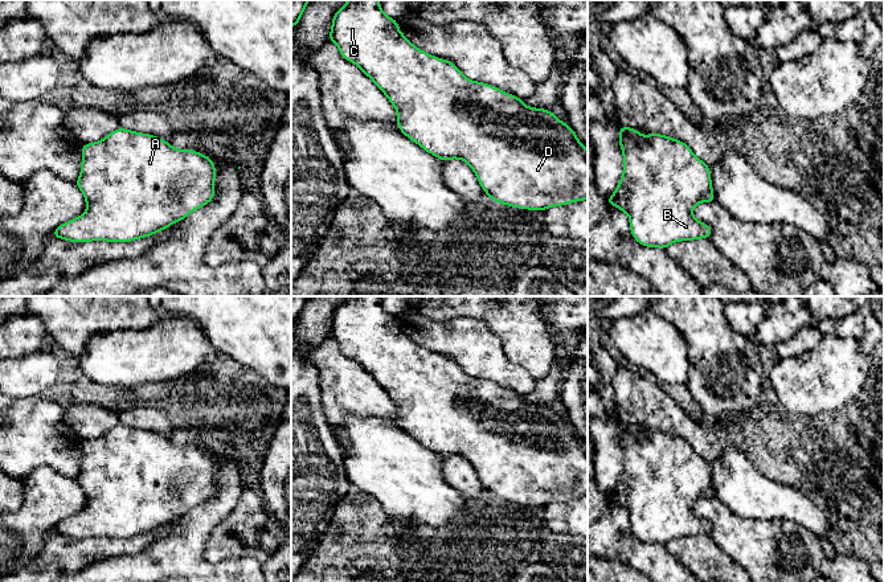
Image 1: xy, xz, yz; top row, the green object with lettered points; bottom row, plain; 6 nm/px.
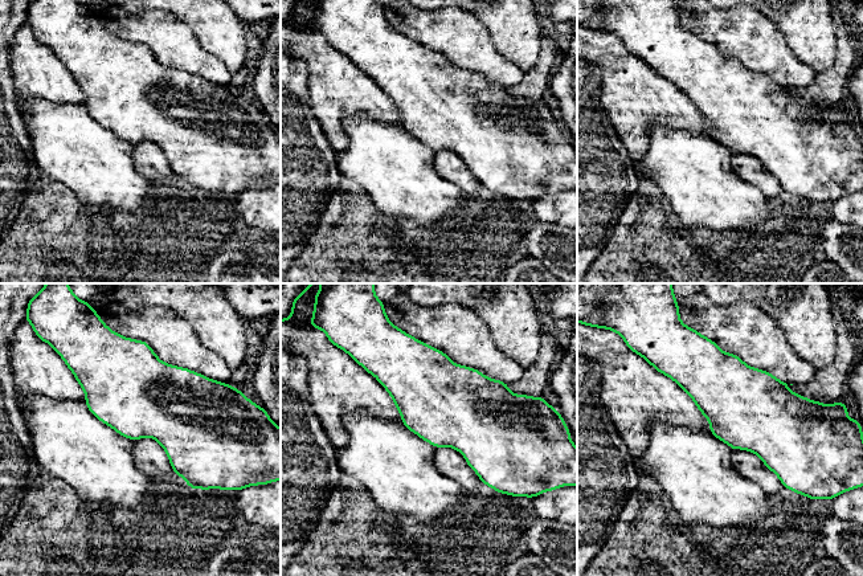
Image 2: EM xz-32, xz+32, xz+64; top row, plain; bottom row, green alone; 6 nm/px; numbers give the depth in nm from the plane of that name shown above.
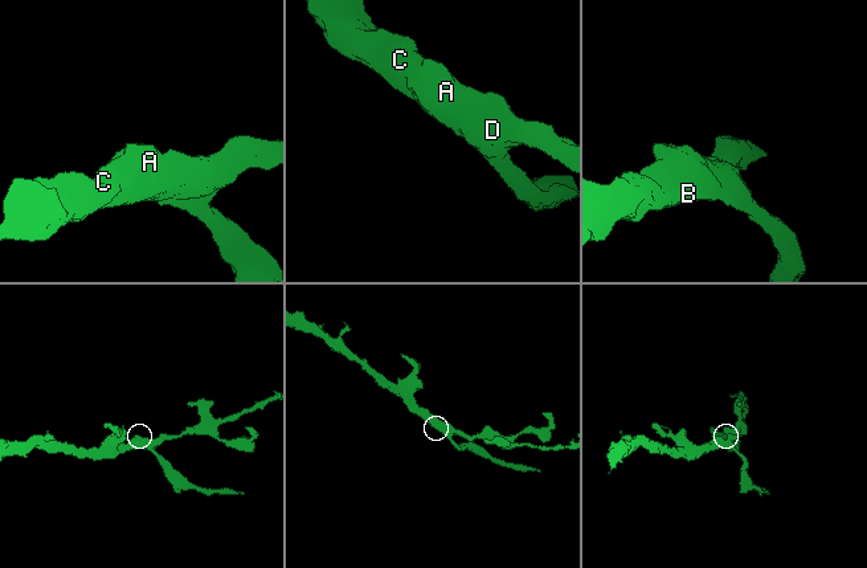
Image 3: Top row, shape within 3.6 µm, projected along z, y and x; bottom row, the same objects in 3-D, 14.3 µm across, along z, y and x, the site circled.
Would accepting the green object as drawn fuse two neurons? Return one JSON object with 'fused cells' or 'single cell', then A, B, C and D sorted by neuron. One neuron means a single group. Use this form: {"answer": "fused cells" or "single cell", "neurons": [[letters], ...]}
{"answer": "single cell", "neurons": [["A", "B", "C", "D"]]}

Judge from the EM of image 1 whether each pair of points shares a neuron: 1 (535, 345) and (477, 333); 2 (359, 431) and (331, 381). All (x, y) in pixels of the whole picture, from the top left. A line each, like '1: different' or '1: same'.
1: different
2: different

